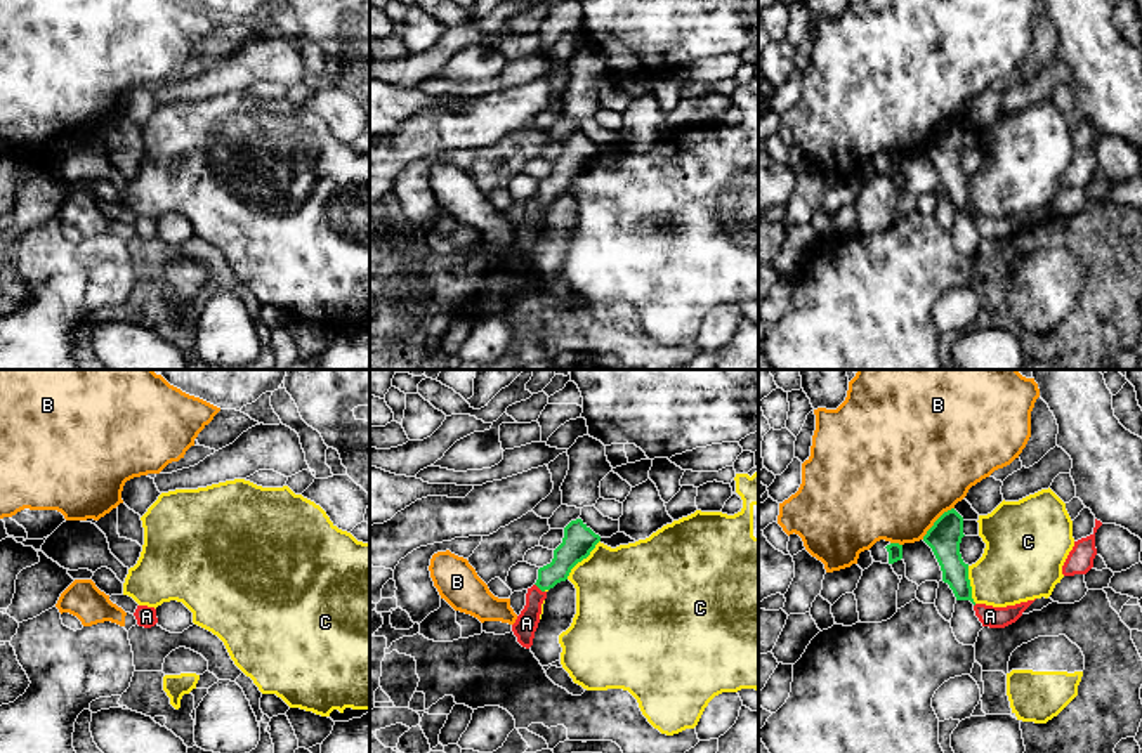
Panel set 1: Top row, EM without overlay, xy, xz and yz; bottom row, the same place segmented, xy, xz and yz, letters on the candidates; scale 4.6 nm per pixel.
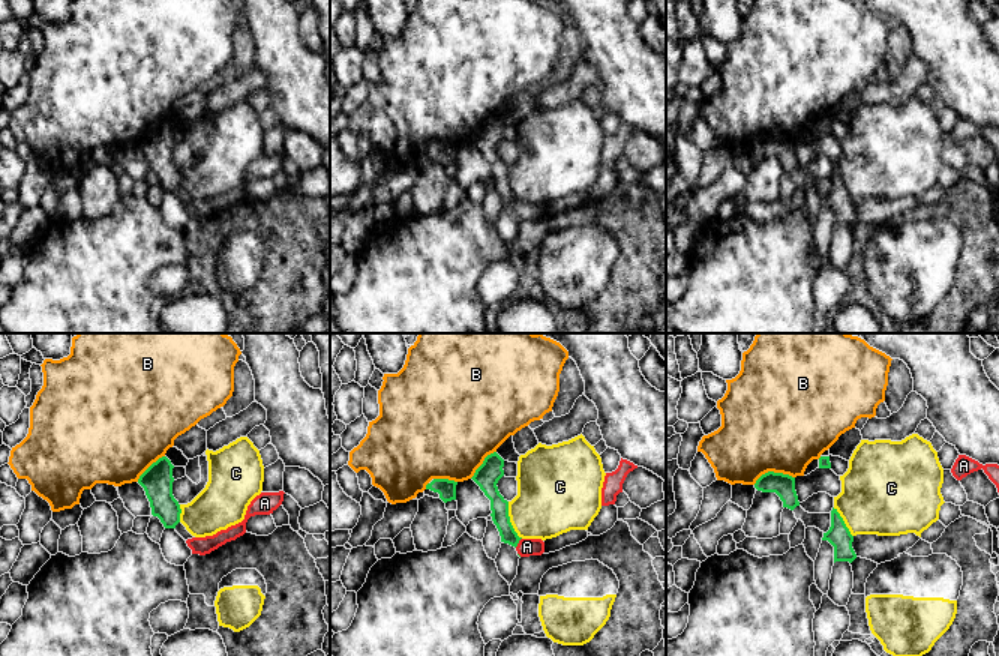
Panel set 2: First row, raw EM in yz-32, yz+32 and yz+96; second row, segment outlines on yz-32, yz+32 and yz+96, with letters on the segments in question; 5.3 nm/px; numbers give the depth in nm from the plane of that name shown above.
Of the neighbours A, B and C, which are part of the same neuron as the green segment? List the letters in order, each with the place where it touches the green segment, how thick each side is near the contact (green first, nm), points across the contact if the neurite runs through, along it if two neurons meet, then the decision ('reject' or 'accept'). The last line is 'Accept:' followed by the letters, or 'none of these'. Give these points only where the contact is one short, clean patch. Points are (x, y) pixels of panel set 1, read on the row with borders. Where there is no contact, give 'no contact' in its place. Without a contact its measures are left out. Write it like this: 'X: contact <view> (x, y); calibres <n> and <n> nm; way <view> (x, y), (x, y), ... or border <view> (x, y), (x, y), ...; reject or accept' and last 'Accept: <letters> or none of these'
A: contact xz (540, 589); calibres 140 and 110 nm; way xz (575, 547), (540, 589), (526, 623); accept
B: contact yz (936, 521); calibres 160 and 500 nm; reject
C: contact xz (582, 559); calibres 150 and 440 nm; reject
Accept: A

